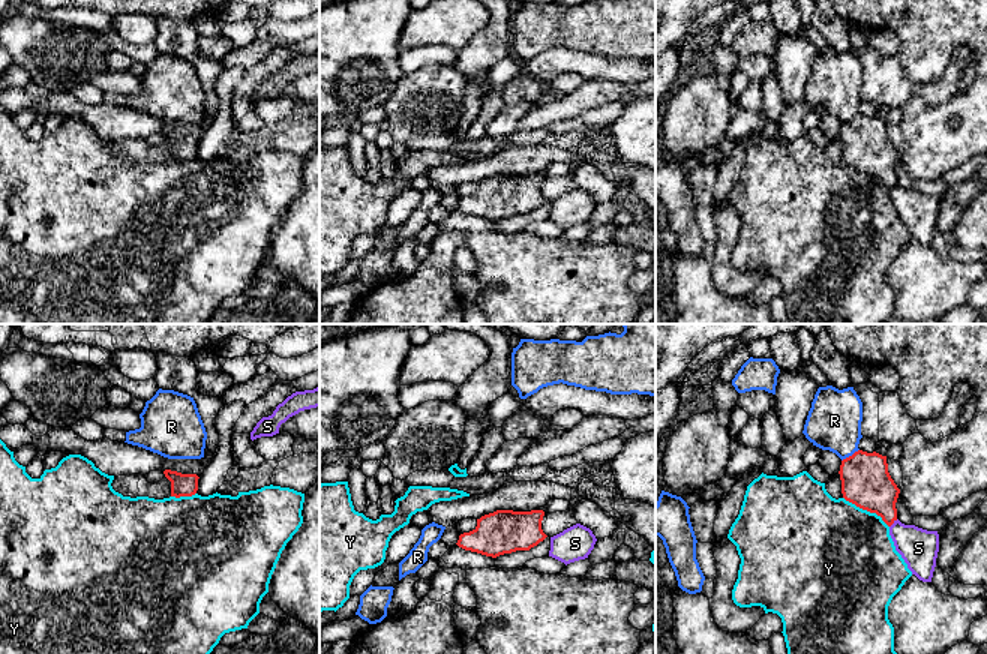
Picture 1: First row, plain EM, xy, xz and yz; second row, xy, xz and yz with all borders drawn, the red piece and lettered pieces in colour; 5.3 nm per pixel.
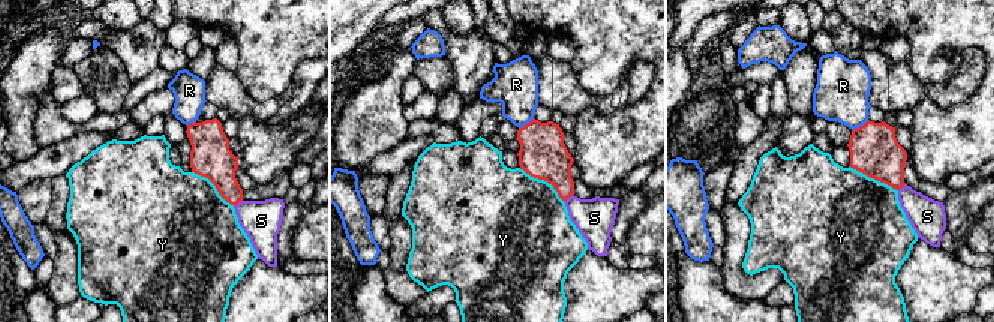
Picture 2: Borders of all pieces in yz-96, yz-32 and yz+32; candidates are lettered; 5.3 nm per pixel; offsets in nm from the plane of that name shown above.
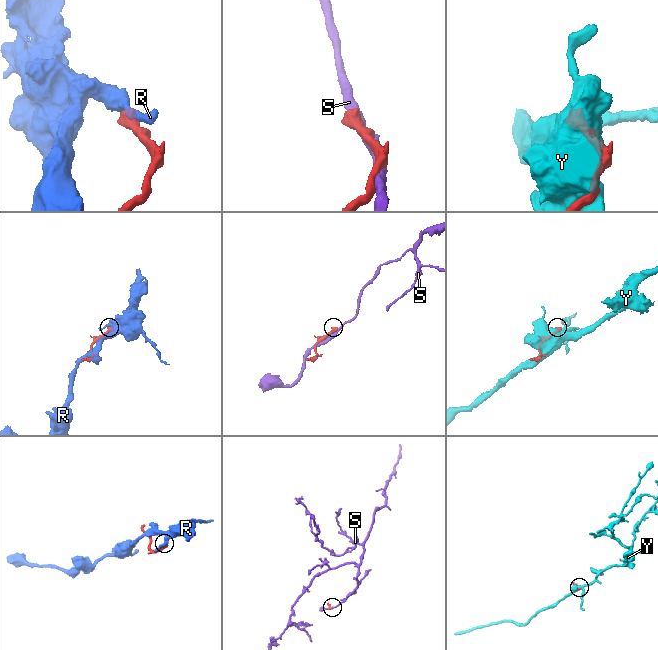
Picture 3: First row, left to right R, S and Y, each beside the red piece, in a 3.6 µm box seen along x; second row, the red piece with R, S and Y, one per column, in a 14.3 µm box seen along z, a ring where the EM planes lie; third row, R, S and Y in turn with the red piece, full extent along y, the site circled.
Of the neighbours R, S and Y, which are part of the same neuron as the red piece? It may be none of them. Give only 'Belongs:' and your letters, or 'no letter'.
Belongs: no letter

